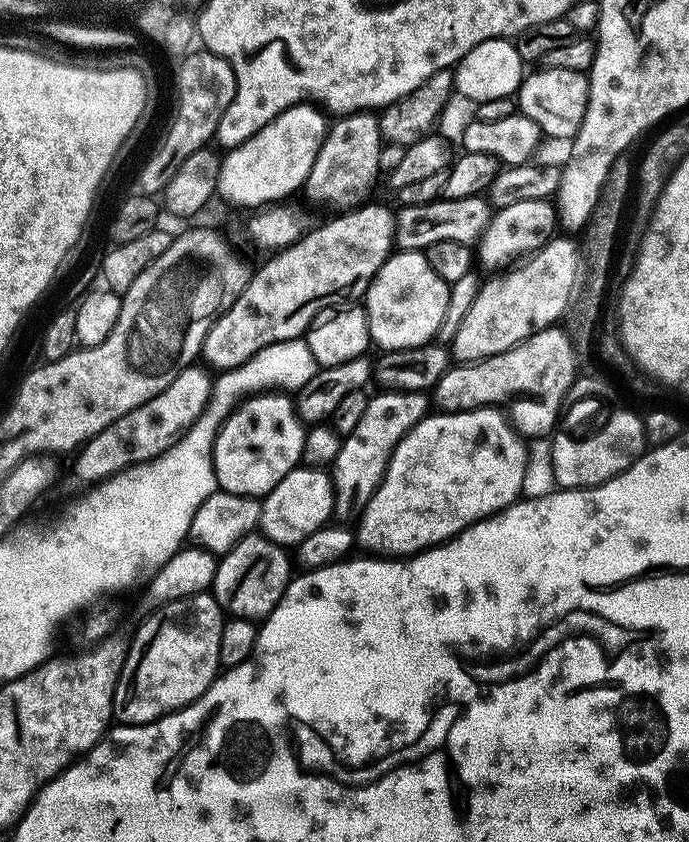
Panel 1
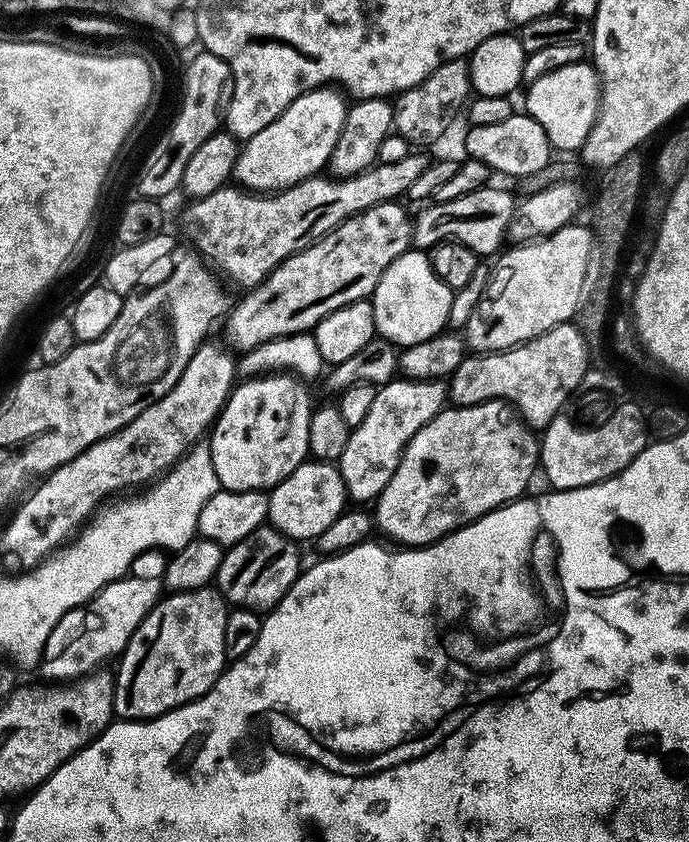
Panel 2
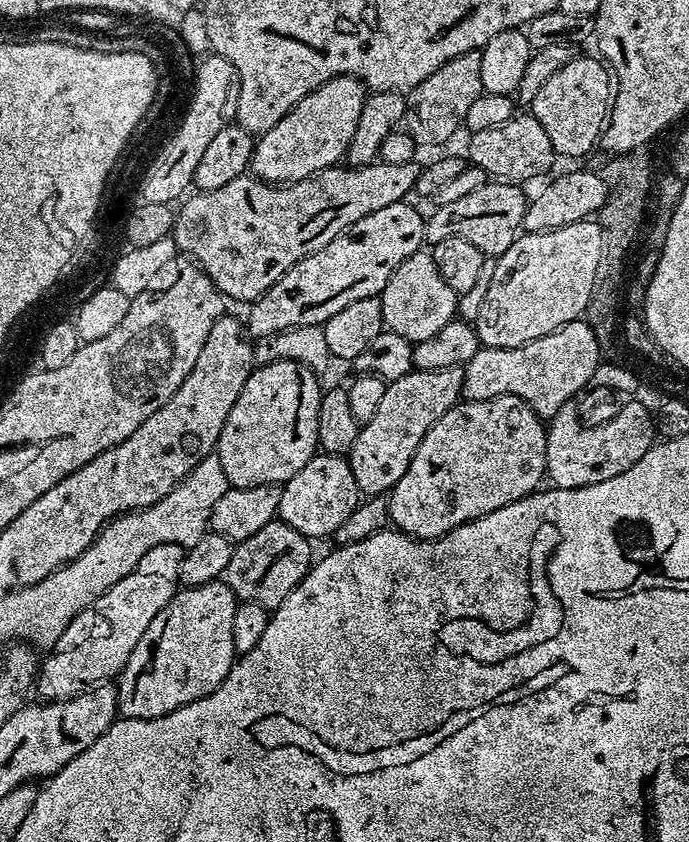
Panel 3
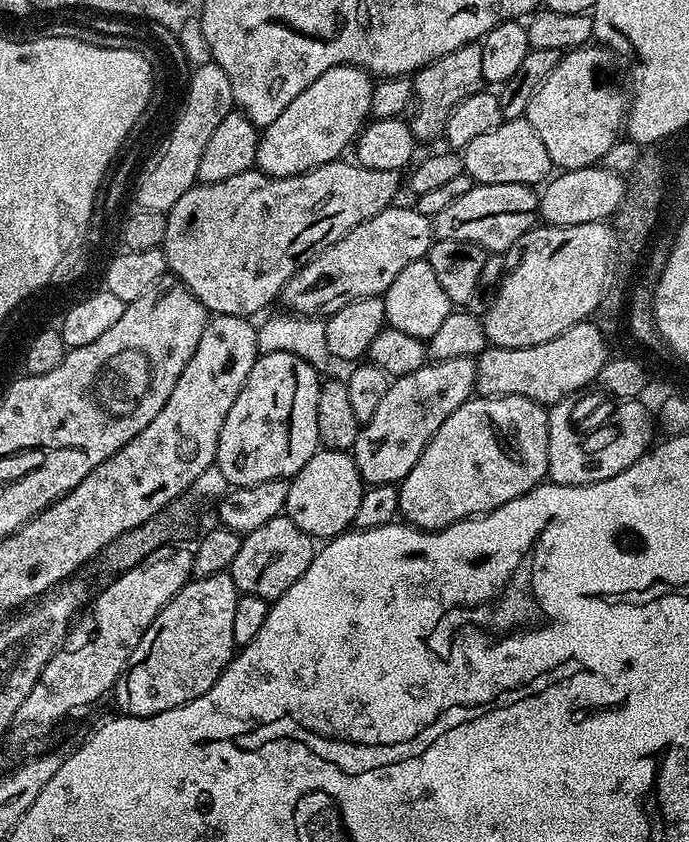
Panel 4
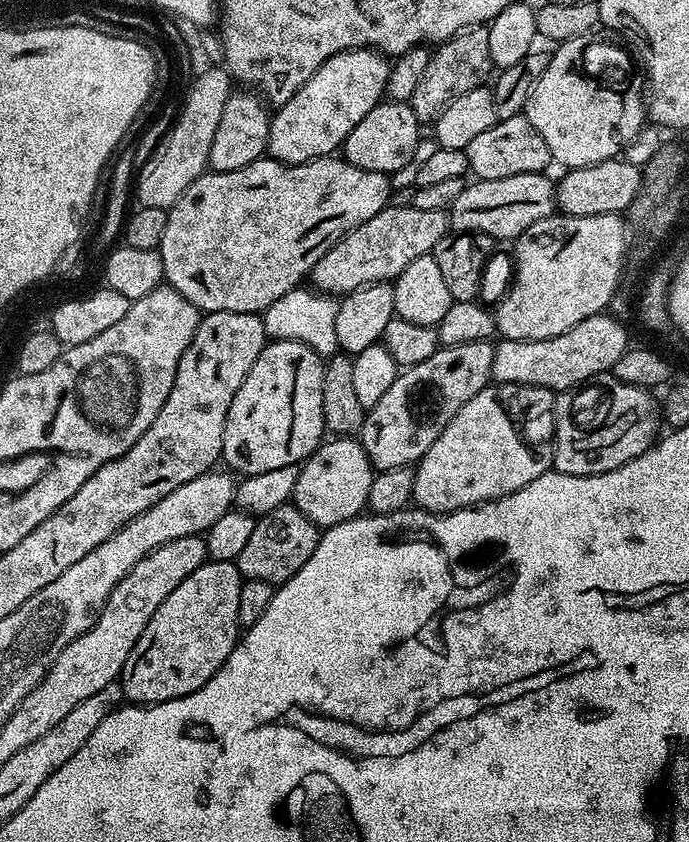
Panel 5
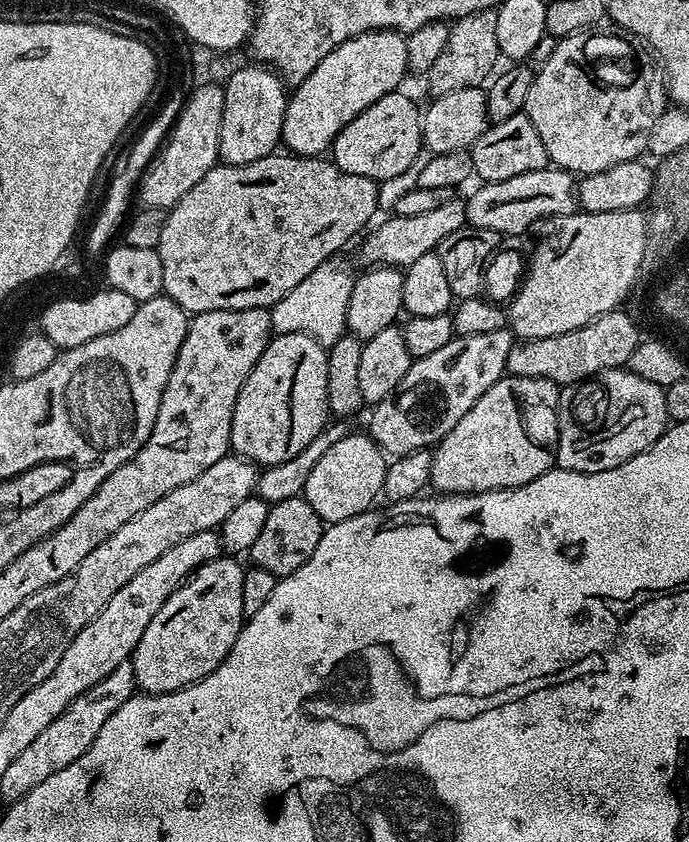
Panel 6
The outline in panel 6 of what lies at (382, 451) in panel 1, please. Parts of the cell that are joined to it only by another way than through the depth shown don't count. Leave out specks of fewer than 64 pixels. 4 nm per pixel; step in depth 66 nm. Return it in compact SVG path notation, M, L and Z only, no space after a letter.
M507 327L494 330L494 334L453 335L446 346L413 359L406 378L382 401L371 409L372 421L367 435L389 457L422 452L439 444L442 437L454 426L505 375L514 337Z

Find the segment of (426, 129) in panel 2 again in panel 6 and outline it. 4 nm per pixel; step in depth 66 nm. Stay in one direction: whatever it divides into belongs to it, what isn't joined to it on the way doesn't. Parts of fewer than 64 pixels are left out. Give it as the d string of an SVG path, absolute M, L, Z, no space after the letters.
M496 8L462 16L449 27L446 50L442 50L441 56L434 61L434 66L430 66L426 74L427 84L436 96L450 94L450 90L479 88L497 71L496 60L500 59Z

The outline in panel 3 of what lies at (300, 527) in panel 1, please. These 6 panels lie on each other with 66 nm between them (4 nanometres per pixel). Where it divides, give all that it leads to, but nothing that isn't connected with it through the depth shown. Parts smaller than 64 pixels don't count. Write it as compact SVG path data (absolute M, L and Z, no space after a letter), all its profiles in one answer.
M317 454L313 456L294 478L285 480L280 488L280 501L276 507L279 519L294 526L303 536L331 537L354 514L356 507L362 502L360 487L354 482L352 471L344 456Z

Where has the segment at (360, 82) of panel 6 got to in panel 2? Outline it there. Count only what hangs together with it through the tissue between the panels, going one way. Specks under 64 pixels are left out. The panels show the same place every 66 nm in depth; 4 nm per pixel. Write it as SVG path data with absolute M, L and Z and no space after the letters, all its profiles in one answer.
M322 86L304 92L266 130L243 141L234 167L235 183L256 194L275 194L319 173L316 171L325 167L344 125L346 104L332 92Z

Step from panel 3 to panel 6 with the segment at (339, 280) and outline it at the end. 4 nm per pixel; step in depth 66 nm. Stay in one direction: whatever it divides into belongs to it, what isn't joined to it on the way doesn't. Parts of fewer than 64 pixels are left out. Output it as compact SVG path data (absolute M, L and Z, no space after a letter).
M453 198L442 202L442 206L438 206L435 210L423 212L414 218L402 218L395 214L389 215L384 218L380 225L377 223L359 241L359 243L361 242L361 258L365 260L365 265L368 266L391 266L406 270L414 262L418 262L418 258L422 258L422 254L435 252L436 247L442 242L442 238L447 238L449 234L454 234L454 230L465 227L464 205L463 199Z

